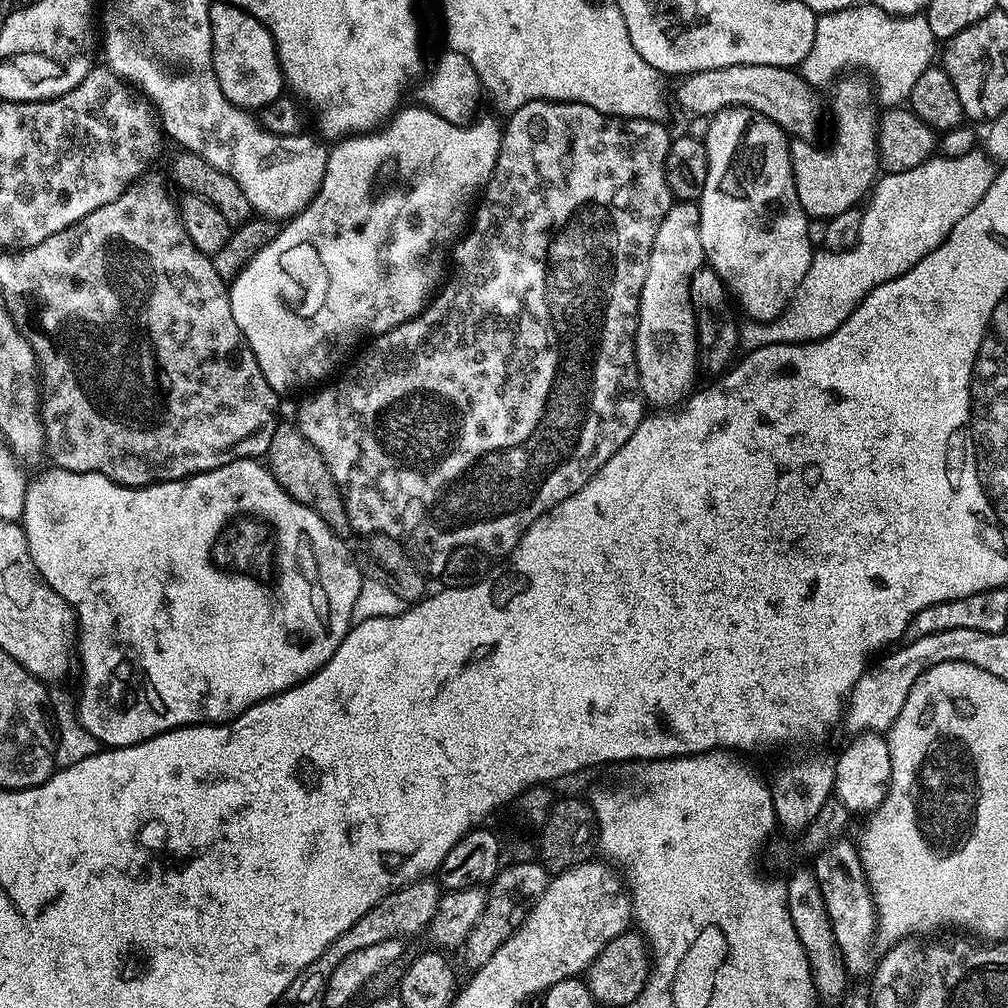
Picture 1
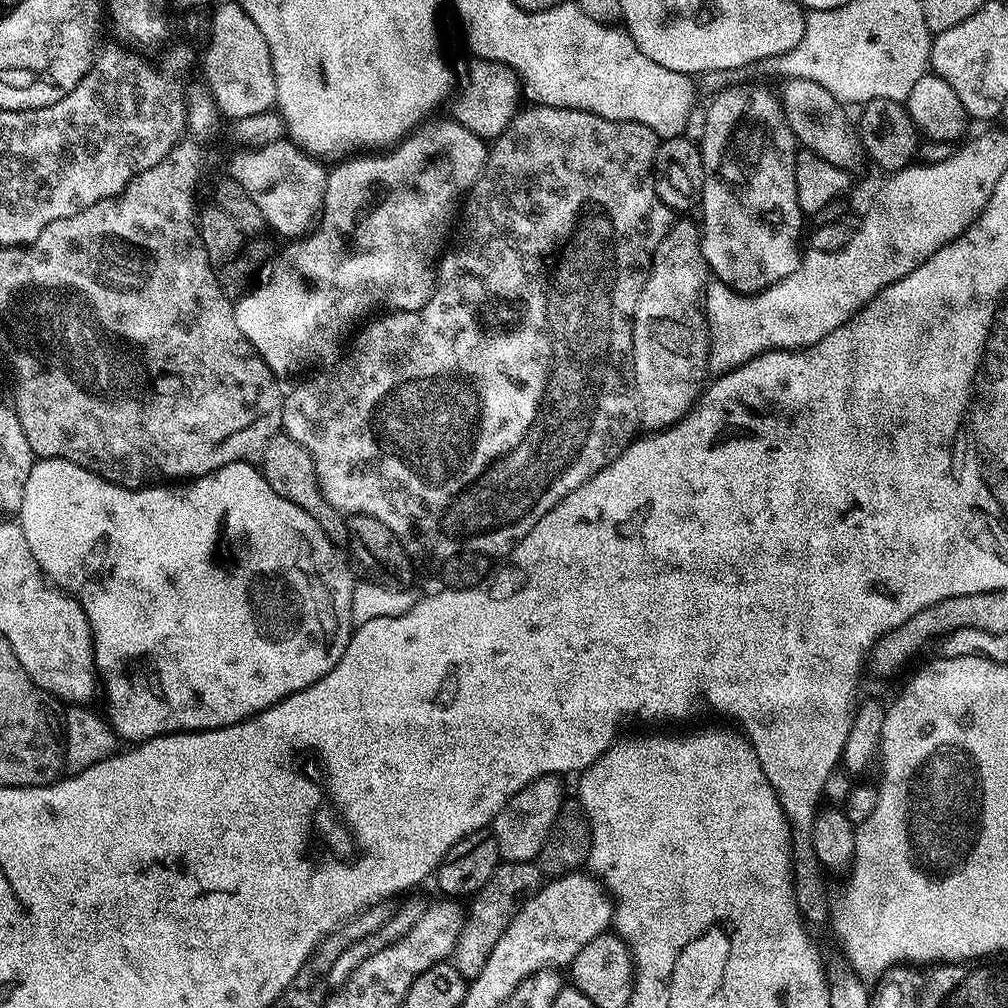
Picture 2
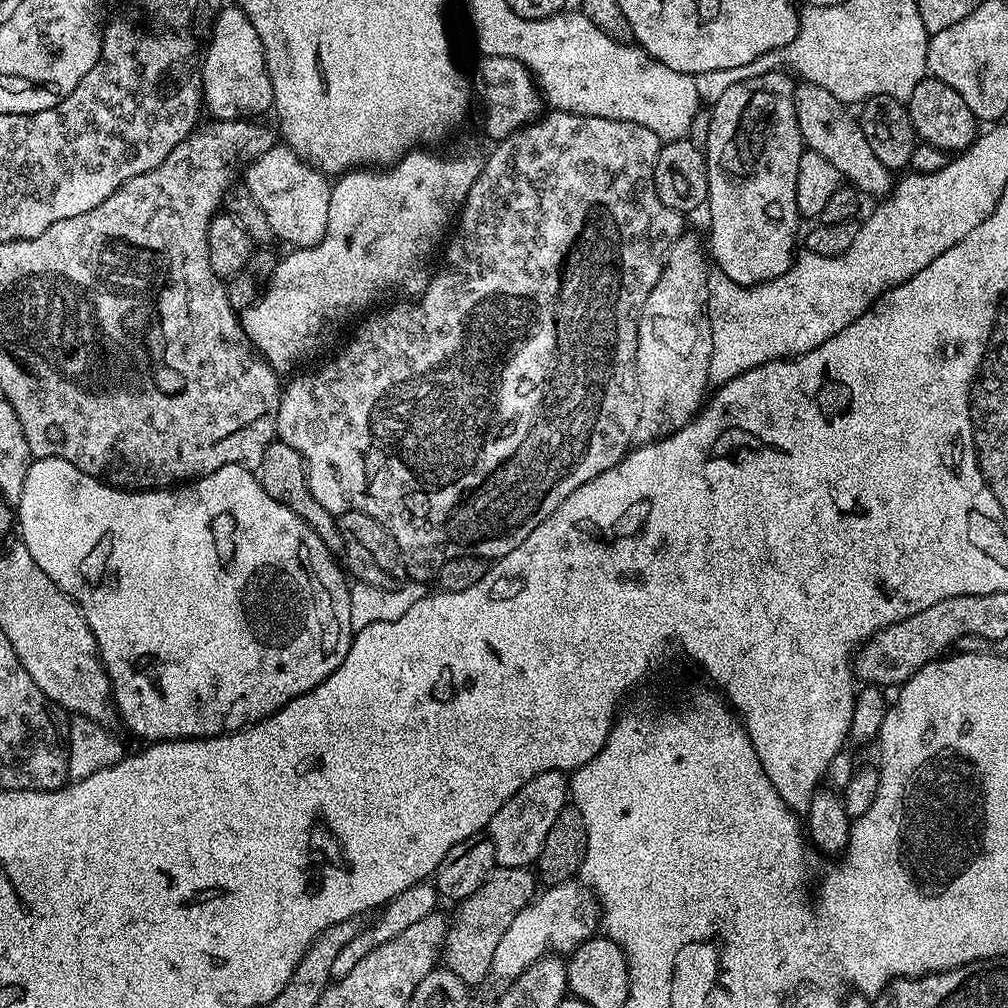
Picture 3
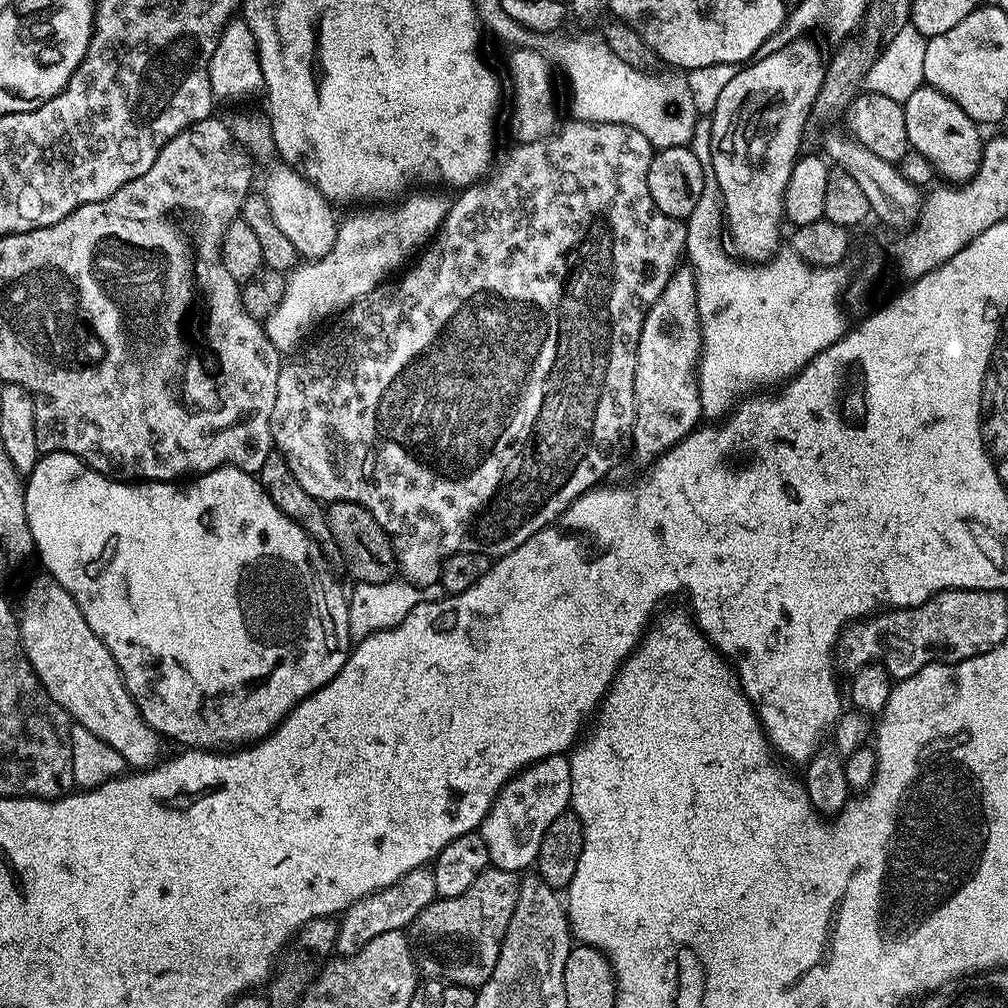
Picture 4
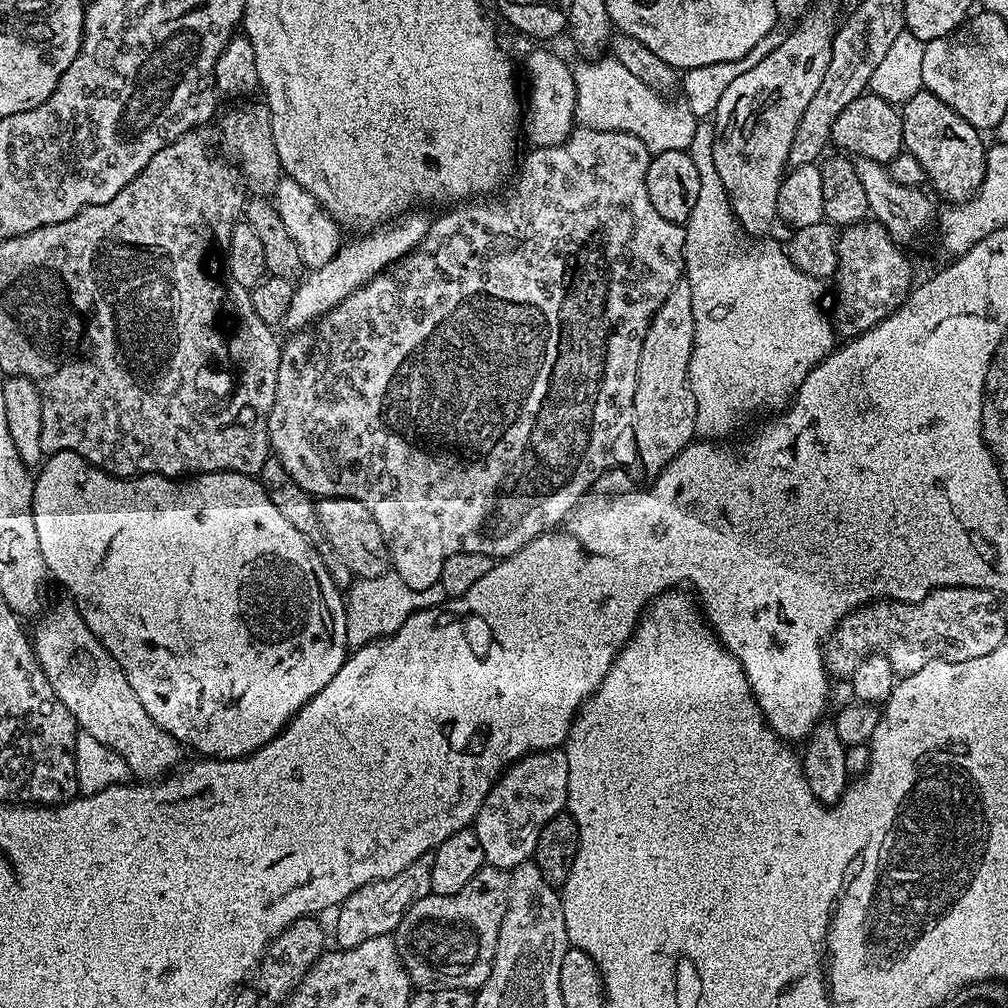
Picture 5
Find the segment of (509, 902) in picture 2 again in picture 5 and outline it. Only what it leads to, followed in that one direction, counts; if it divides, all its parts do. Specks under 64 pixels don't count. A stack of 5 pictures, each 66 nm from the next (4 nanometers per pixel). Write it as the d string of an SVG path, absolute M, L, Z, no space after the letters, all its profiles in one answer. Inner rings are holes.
M485 866L458 894L429 894L408 907L400 917L398 947L404 968L417 989L479 990L486 983L494 966L502 920L506 918L511 882L505 869Z

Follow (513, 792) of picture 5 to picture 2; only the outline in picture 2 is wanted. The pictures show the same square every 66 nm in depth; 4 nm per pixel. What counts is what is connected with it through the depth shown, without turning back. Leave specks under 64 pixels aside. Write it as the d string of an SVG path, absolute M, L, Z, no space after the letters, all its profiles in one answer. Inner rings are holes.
M555 775L543 776L530 782L530 786L518 790L518 794L514 794L510 802L506 802L504 809L496 815L490 825L490 831L495 836L498 850L505 861L532 862L539 857L548 831L554 826L566 799L564 784L560 780L563 779Z

